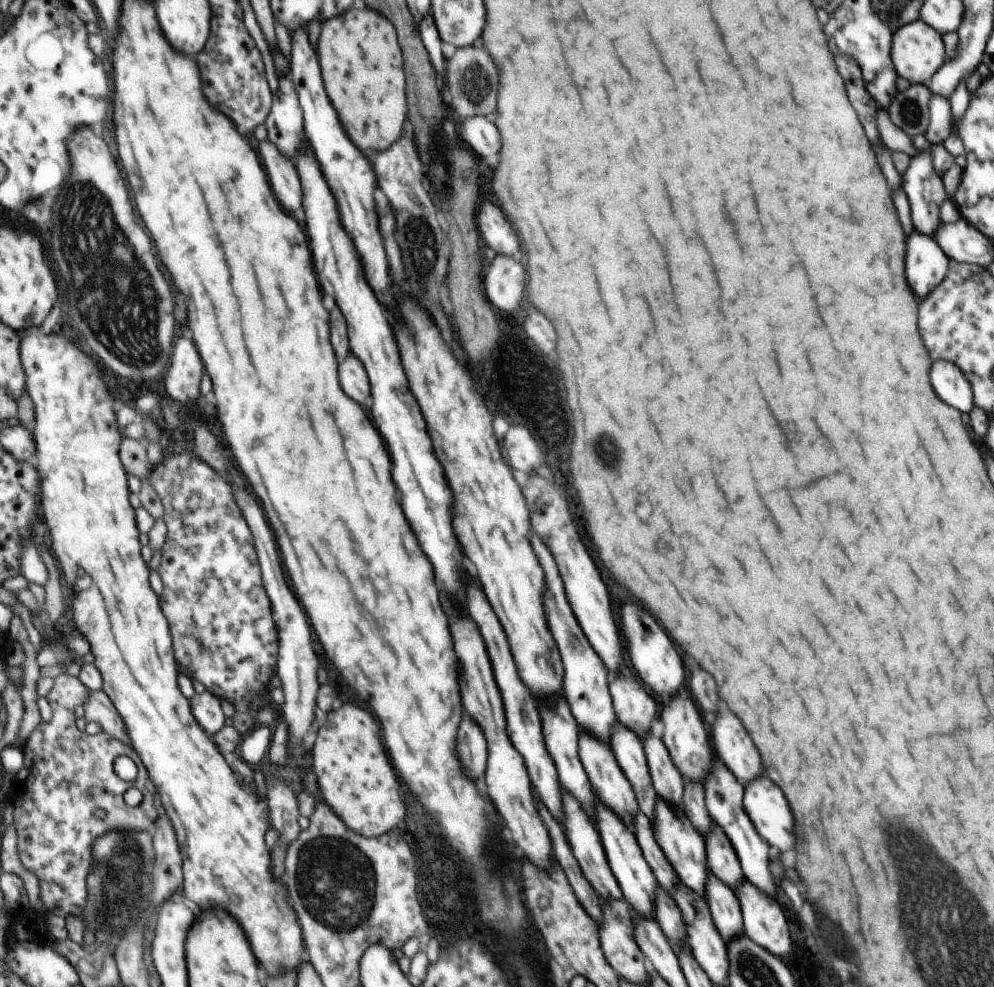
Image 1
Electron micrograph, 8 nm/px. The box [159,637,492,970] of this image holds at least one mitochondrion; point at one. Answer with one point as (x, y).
(336, 881)

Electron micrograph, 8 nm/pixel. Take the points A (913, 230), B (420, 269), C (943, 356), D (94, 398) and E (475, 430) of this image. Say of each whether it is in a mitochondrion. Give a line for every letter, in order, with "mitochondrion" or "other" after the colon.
A: other
B: mitochondrion
C: other
D: other
E: other

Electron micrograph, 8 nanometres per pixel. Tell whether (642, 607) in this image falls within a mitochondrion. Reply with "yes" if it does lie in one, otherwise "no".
no

